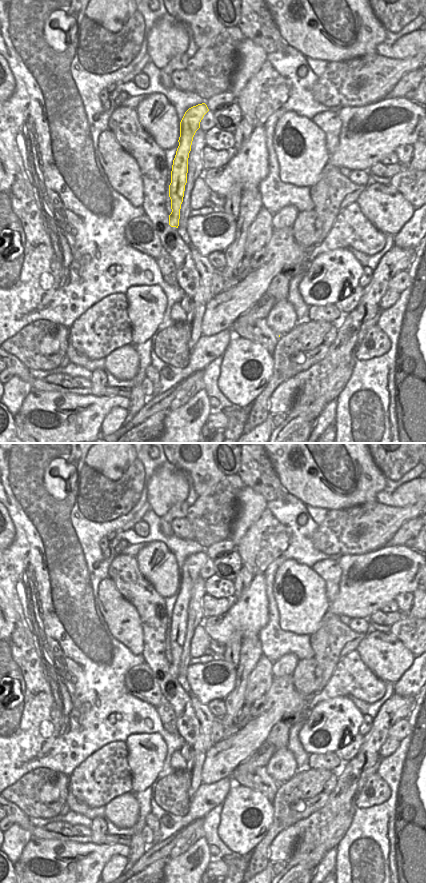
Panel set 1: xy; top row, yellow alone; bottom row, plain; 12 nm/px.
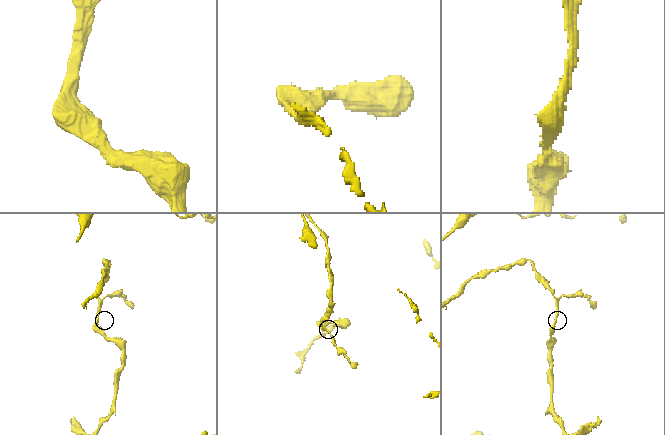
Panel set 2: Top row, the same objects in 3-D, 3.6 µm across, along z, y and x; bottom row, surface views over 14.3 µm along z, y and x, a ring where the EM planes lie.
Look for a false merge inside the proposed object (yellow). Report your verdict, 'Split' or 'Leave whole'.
Leave whole.

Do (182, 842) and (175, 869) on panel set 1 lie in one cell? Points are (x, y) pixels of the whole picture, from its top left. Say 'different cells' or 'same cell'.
different cells

